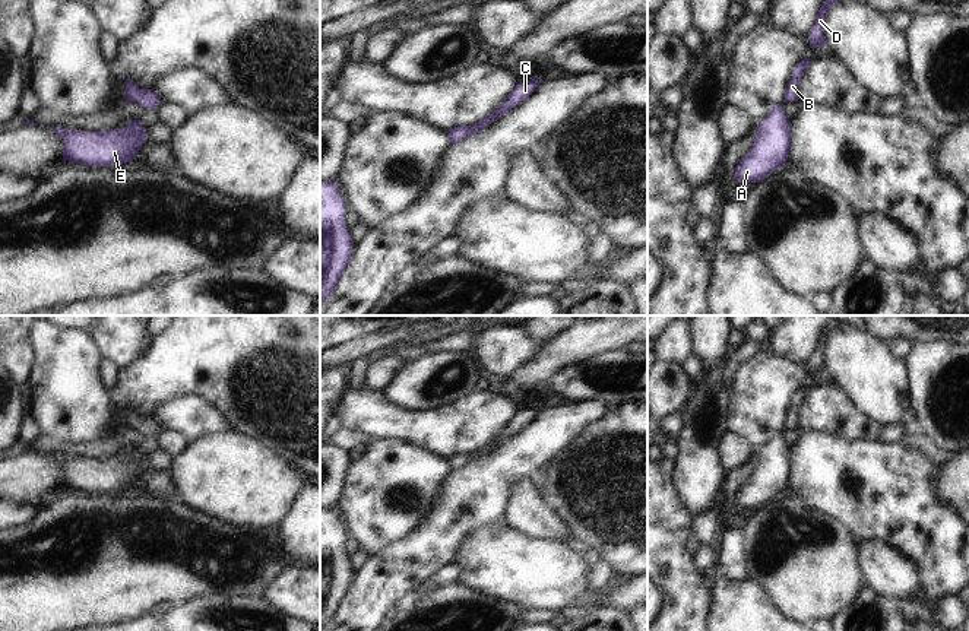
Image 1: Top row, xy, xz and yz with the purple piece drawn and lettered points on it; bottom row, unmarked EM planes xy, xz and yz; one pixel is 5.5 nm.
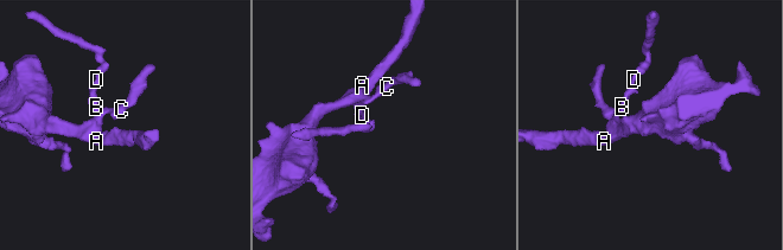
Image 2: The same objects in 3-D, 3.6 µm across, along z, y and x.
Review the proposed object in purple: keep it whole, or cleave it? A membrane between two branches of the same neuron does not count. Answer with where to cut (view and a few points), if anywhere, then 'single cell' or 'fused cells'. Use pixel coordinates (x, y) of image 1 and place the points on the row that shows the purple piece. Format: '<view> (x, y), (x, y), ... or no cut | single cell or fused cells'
no cut | single cell

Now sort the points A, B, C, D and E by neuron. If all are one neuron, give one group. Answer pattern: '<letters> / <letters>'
A B C D E

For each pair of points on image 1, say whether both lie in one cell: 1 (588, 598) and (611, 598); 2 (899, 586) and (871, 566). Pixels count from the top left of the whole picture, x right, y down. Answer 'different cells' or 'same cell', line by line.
1: same cell
2: same cell

